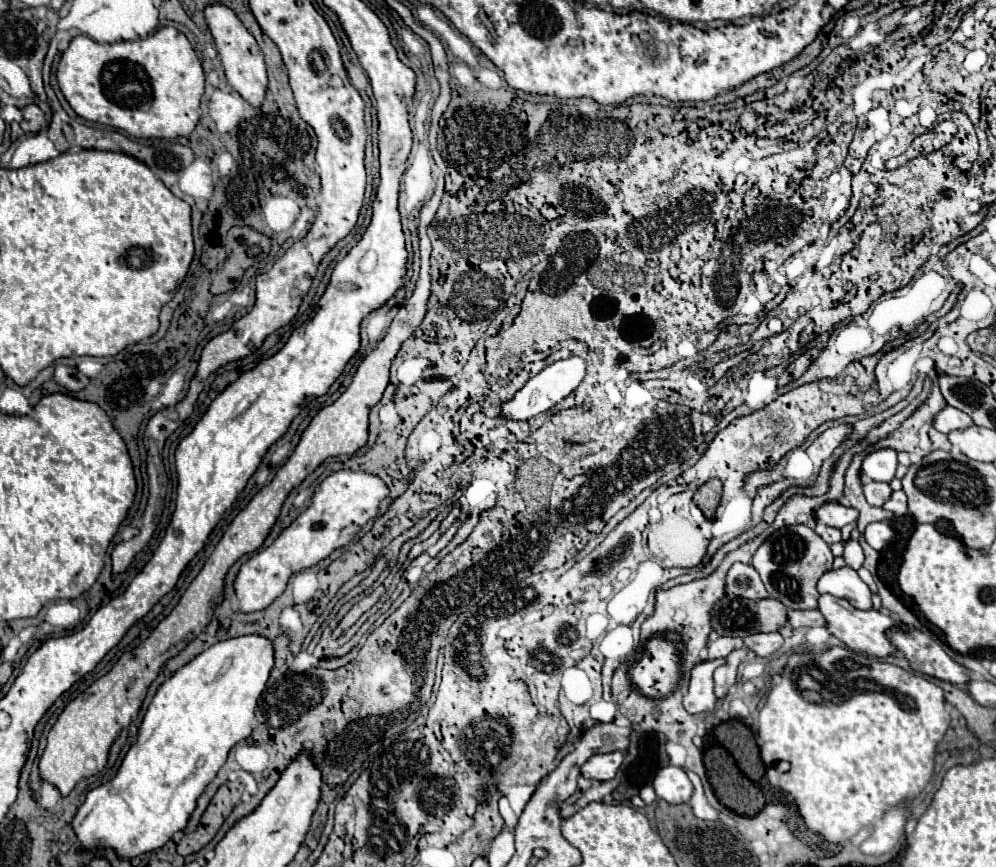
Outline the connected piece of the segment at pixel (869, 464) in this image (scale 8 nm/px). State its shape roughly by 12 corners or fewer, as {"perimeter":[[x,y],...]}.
{"perimeter":[[894,449],[864,455],[862,471],[874,481],[888,483],[898,459]]}

